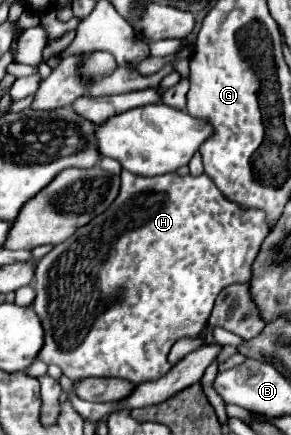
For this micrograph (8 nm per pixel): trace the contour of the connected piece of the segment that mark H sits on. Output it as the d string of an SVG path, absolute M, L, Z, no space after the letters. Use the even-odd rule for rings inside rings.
M122 170L120 192L118 192L118 198L110 204L110 208L106 212L98 214L86 226L78 228L66 242L54 246L52 252L48 252L42 260L38 260L36 300L34 300L32 308L38 314L42 328L44 328L44 346L36 358L46 364L60 366L60 370L72 382L76 382L80 378L88 378L88 376L106 376L106 378L123 378L132 384L140 384L144 380L156 380L156 378L164 376L170 370L166 356L168 356L172 344L176 344L182 338L200 338L202 330L208 326L212 304L214 304L218 292L234 282L250 284L254 256L258 256L258 248L266 236L268 236L268 226L264 222L264 212L242 210L238 204L226 200L222 196L222 192L216 188L216 184L206 174L178 176L172 172L172 174L154 176L154 178L144 178L144 176L132 176L130 172ZM84 320L92 320L90 326L86 326L86 330L84 330Z

